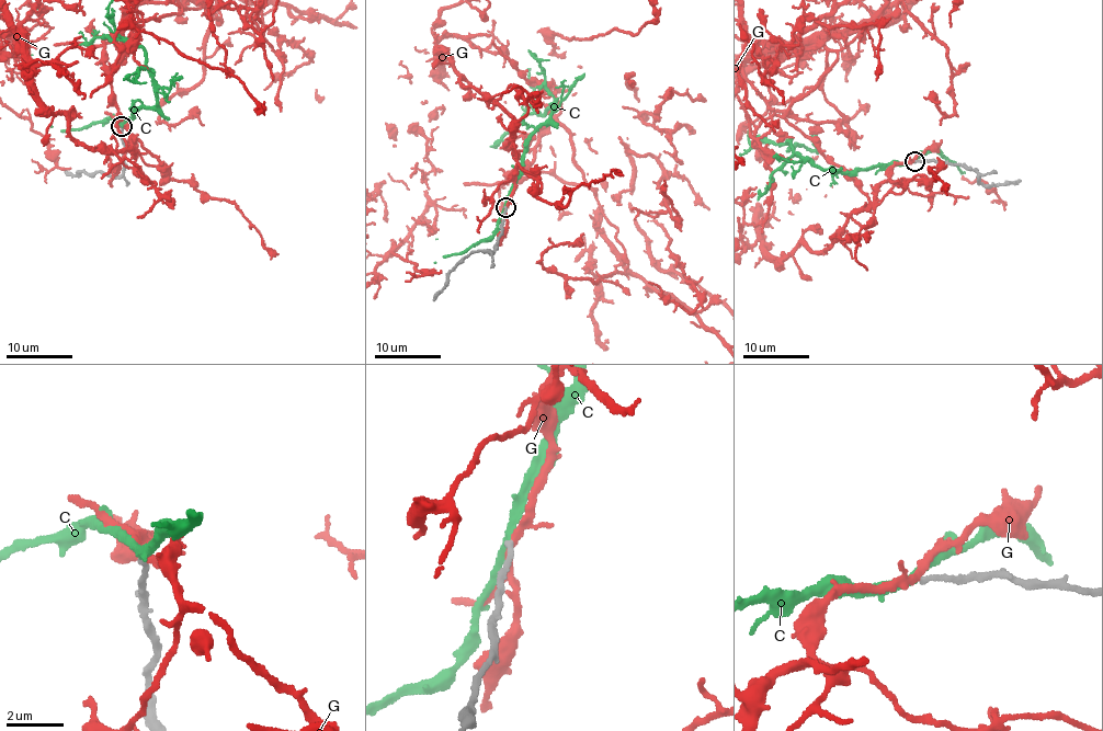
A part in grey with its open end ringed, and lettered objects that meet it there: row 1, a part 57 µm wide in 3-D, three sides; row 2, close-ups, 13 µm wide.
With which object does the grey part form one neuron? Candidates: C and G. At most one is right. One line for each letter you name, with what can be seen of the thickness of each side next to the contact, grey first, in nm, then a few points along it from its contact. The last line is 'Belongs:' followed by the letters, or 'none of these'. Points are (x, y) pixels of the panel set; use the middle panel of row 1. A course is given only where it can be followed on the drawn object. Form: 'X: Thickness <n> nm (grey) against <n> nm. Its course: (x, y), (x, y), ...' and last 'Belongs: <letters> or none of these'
C: Thickness 190 nm (grey) against 280 nm
Belongs: C

